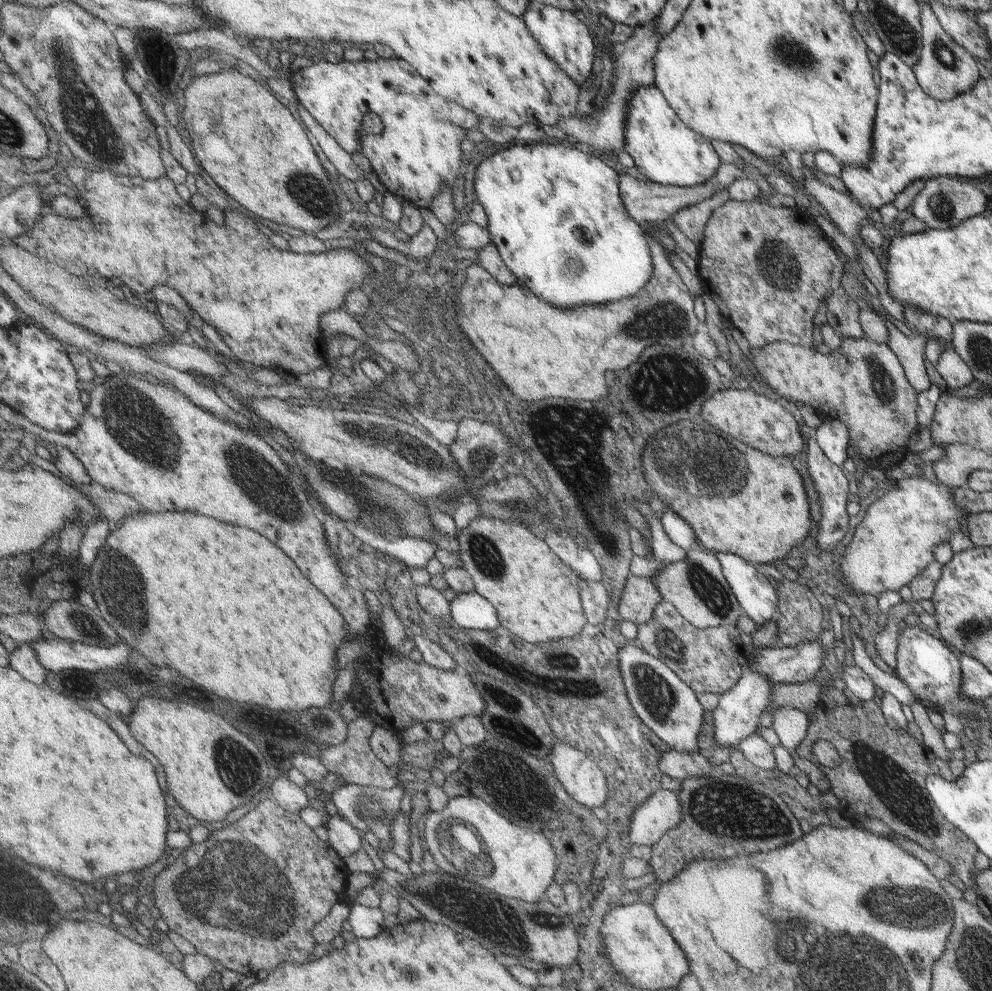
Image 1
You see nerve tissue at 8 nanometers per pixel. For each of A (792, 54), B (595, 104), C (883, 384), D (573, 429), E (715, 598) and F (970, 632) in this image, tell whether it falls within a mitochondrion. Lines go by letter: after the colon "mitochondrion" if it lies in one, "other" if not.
A: mitochondrion
B: other
C: mitochondrion
D: mitochondrion
E: mitochondrion
F: mitochondrion

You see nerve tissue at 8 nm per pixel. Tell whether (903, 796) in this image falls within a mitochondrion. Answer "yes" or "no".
yes

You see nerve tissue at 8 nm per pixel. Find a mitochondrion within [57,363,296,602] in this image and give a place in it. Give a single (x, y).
(137, 426)

